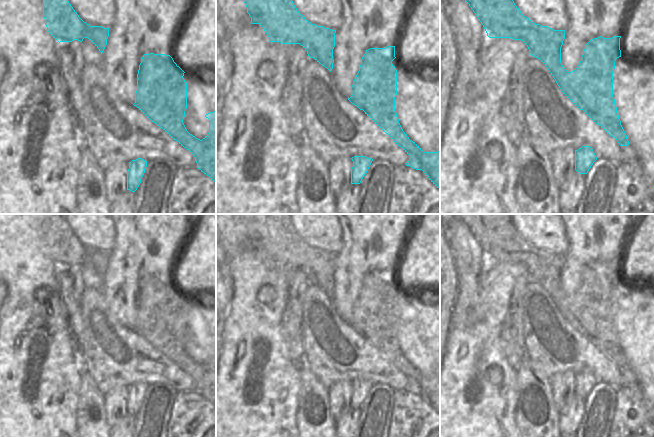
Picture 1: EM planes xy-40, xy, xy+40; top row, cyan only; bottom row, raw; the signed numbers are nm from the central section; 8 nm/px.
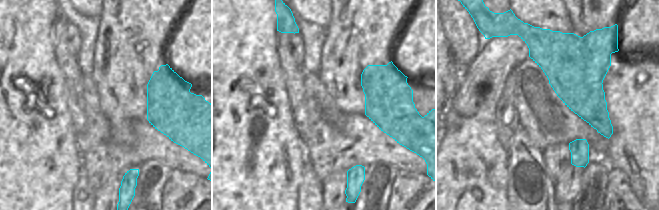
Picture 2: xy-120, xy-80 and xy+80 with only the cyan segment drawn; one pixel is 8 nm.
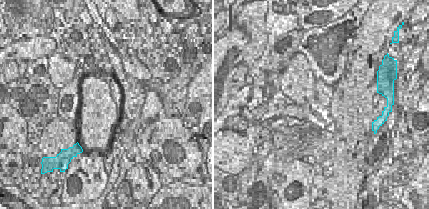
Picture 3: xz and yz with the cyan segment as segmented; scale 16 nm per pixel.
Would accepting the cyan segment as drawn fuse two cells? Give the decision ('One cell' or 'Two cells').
Two cells

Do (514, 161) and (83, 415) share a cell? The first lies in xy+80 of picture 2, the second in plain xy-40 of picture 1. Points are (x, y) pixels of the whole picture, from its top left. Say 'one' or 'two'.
one

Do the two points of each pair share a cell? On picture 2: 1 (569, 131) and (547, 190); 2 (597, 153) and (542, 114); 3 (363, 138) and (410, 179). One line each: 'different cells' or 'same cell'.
1: different cells
2: same cell
3: different cells

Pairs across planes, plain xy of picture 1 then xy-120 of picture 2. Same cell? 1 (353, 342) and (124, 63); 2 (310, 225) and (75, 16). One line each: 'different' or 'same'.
1: different
2: different

